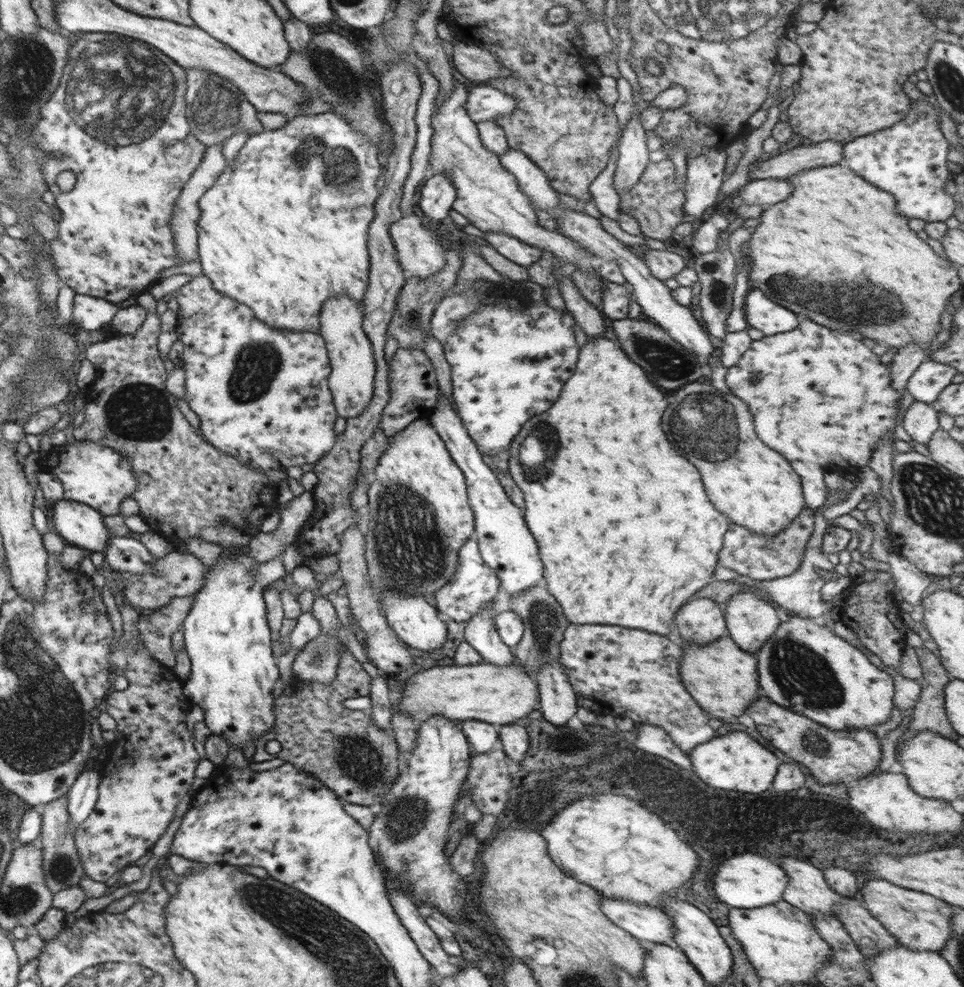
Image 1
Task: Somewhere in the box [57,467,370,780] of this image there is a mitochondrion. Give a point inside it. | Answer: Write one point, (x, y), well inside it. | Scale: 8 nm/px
(314, 659)

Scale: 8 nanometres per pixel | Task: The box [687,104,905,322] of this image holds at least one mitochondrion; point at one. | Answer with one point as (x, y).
(718, 290)

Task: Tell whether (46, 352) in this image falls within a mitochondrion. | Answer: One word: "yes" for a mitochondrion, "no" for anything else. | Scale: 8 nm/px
yes

